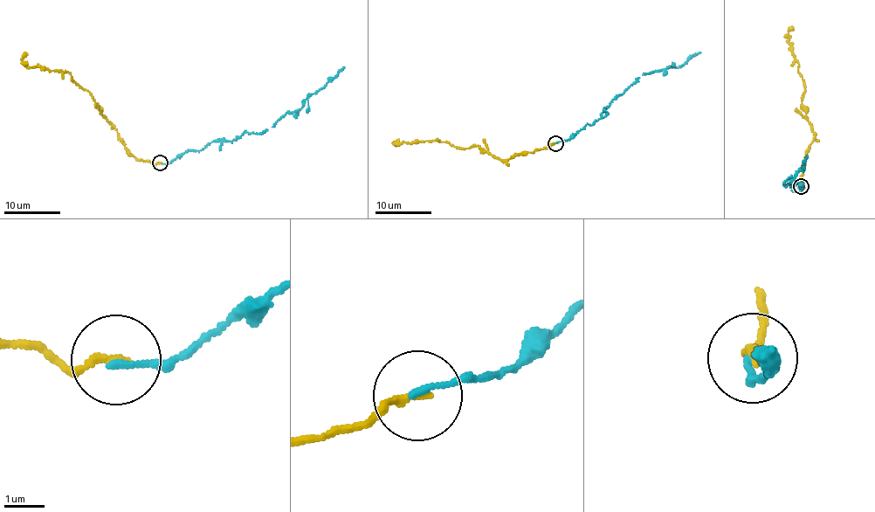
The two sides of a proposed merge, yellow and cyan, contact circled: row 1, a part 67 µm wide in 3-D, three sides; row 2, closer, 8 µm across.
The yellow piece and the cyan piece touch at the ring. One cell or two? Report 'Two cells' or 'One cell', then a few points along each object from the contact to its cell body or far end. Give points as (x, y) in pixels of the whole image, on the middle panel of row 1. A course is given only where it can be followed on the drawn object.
One cell. Course of yellow: (555, 143), (505, 160), (495, 158), (475, 144), (466, 148), (452, 146), (446, 141), (396, 143). Course of cyan: (555, 143), (567, 141), (587, 124), (597, 121), (613, 100), (644, 74), (669, 65), (680, 67), (700, 51)

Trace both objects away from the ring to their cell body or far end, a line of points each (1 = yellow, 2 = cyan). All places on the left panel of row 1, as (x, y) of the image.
1: (160, 163), (139, 160), (102, 114), (93, 97), (67, 72), (28, 67), (22, 60), (25, 51)
2: (160, 163), (171, 162), (210, 142), (273, 127), (287, 113), (297, 112), (344, 66)

